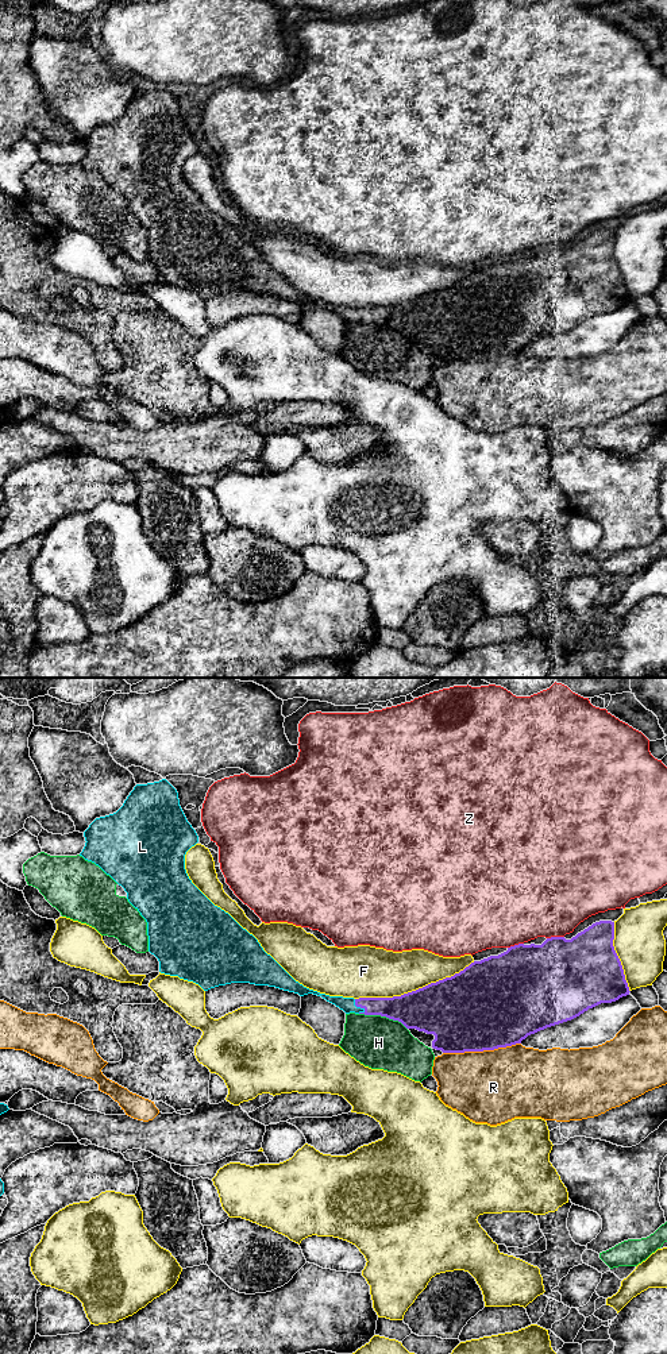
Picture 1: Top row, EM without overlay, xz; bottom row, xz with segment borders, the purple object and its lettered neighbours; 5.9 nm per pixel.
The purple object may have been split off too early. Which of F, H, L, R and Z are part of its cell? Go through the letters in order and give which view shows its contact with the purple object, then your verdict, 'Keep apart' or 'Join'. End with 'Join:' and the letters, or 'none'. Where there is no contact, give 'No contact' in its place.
F: Touches purple in xz. Keep apart
H: Touches purple in xz. Keep apart
L: Touches purple in xz. Join
R: Touches purple in xz. Keep apart
Z: Touches purple in xz. Keep apart
Join: L

